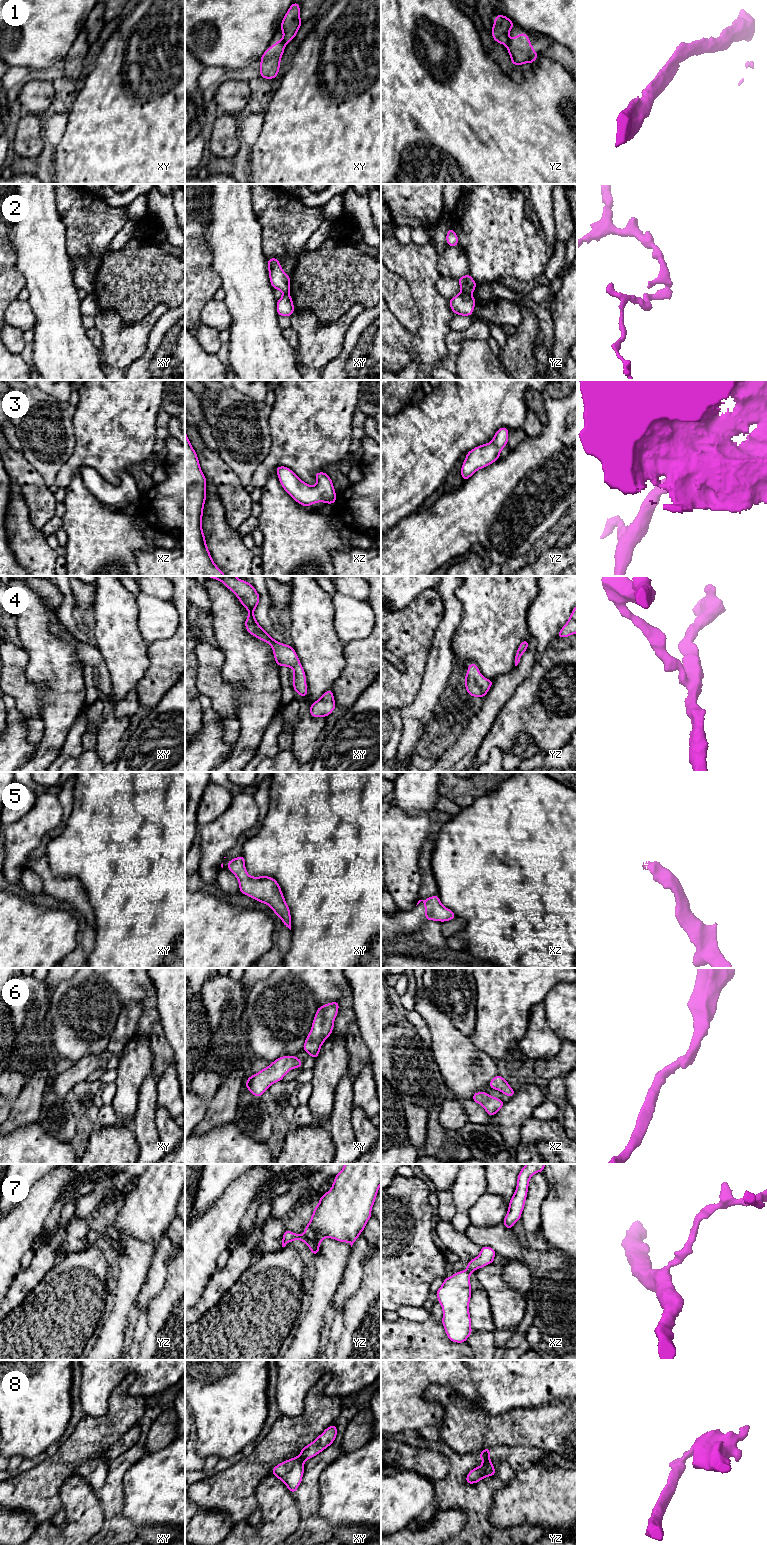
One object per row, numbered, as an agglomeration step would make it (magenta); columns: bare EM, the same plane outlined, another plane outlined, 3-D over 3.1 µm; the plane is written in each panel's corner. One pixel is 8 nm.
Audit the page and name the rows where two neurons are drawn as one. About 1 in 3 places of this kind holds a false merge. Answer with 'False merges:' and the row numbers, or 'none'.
False merges: 1, 2, 8

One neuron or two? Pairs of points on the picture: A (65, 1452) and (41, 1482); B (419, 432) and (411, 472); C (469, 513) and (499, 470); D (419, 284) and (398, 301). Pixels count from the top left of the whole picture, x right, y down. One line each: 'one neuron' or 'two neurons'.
A: one neuron
B: one neuron
C: one neuron
D: two neurons

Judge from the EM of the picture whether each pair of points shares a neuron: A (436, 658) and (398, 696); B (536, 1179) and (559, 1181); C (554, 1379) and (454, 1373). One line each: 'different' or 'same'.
A: different
B: different
C: same

